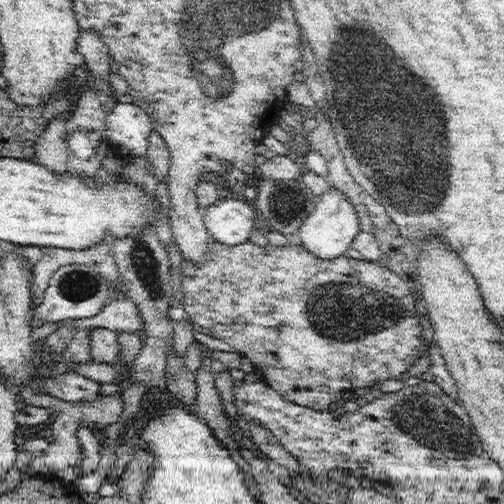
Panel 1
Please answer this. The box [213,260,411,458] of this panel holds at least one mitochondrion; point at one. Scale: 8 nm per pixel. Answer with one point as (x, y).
(339, 312)

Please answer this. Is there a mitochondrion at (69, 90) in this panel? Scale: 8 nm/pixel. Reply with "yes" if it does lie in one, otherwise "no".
no

